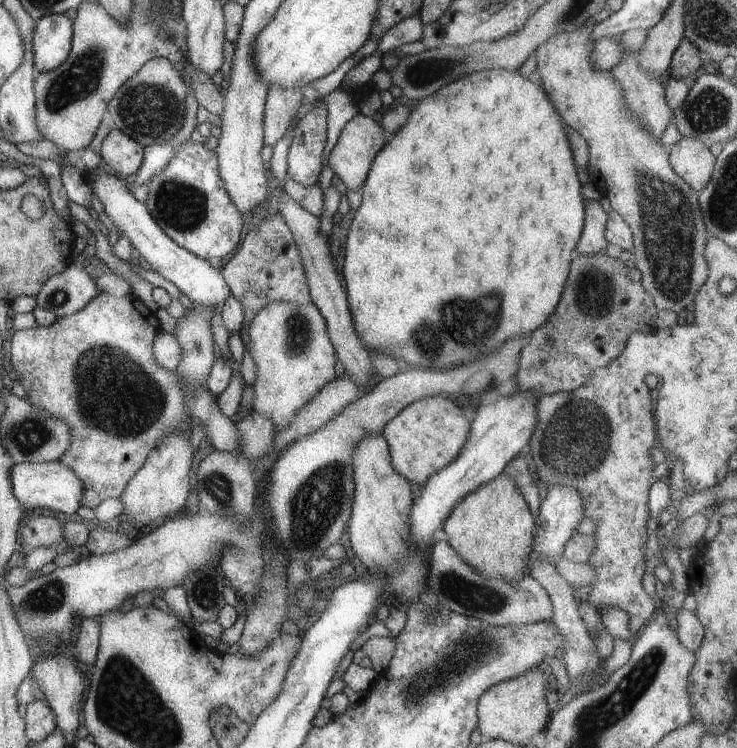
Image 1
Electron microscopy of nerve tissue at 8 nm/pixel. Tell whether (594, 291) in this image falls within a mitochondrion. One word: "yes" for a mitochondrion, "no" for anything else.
yes

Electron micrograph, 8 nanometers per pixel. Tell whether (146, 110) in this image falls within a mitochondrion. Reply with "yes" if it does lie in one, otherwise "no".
yes

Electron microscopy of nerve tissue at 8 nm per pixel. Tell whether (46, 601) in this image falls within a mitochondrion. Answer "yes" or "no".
yes

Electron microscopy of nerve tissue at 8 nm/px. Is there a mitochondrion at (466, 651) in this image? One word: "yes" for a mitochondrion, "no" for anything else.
yes

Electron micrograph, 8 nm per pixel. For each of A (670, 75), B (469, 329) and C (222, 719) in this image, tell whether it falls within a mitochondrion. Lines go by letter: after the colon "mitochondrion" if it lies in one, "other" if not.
A: other
B: mitochondrion
C: other

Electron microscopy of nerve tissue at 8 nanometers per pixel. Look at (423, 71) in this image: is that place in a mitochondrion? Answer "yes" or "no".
yes

